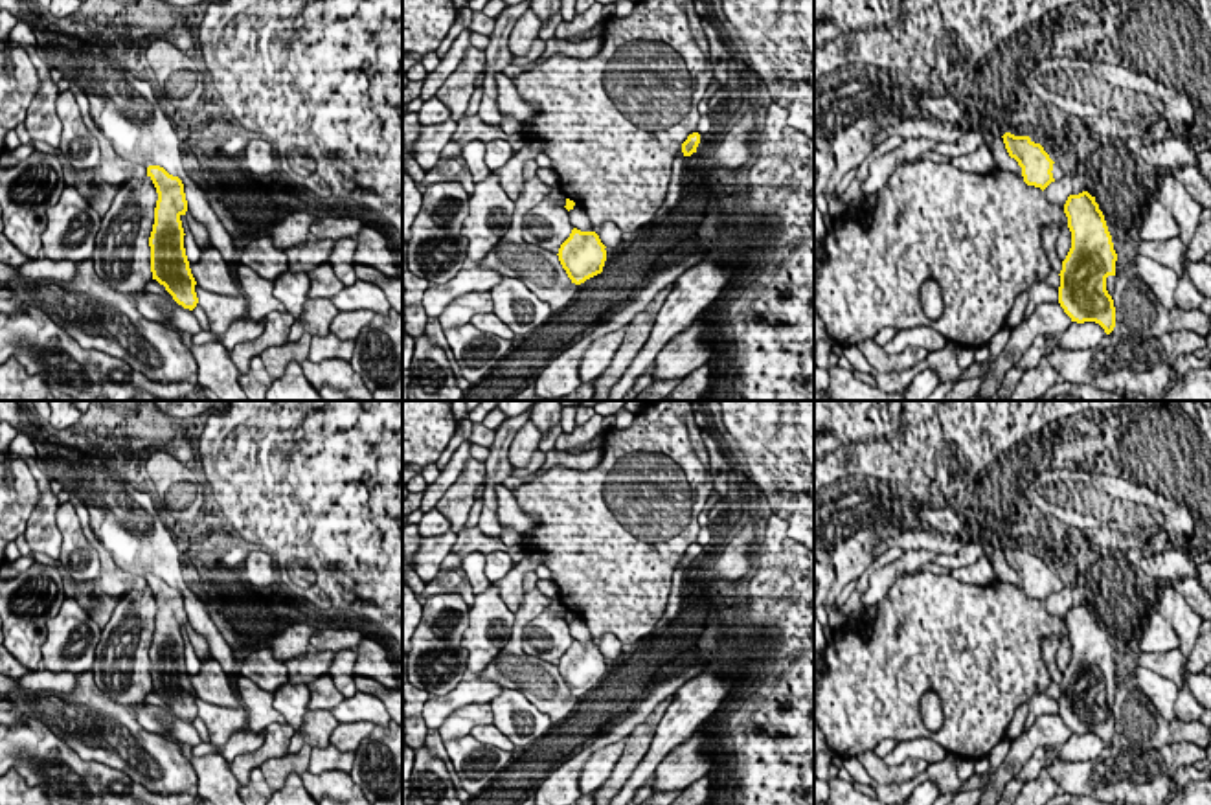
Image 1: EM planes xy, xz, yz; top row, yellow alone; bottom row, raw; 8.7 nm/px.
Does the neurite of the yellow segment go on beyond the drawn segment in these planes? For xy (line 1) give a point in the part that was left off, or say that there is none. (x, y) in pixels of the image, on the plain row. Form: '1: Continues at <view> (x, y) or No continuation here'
1: No continuation here

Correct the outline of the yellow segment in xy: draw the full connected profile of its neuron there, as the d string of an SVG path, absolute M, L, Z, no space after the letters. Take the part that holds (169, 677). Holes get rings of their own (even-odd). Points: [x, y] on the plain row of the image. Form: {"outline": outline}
{"outline": "M149 577L147 588L153 592L158 612L154 636L149 649L153 691L165 698L173 711L193 722L198 715L195 689L184 660L184 640L180 629L187 623L184 595L160 577Z"}

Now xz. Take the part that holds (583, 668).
{"outline": "M573 640L557 667L572 695L581 697L603 684L606 673L605 660L595 643Z"}

